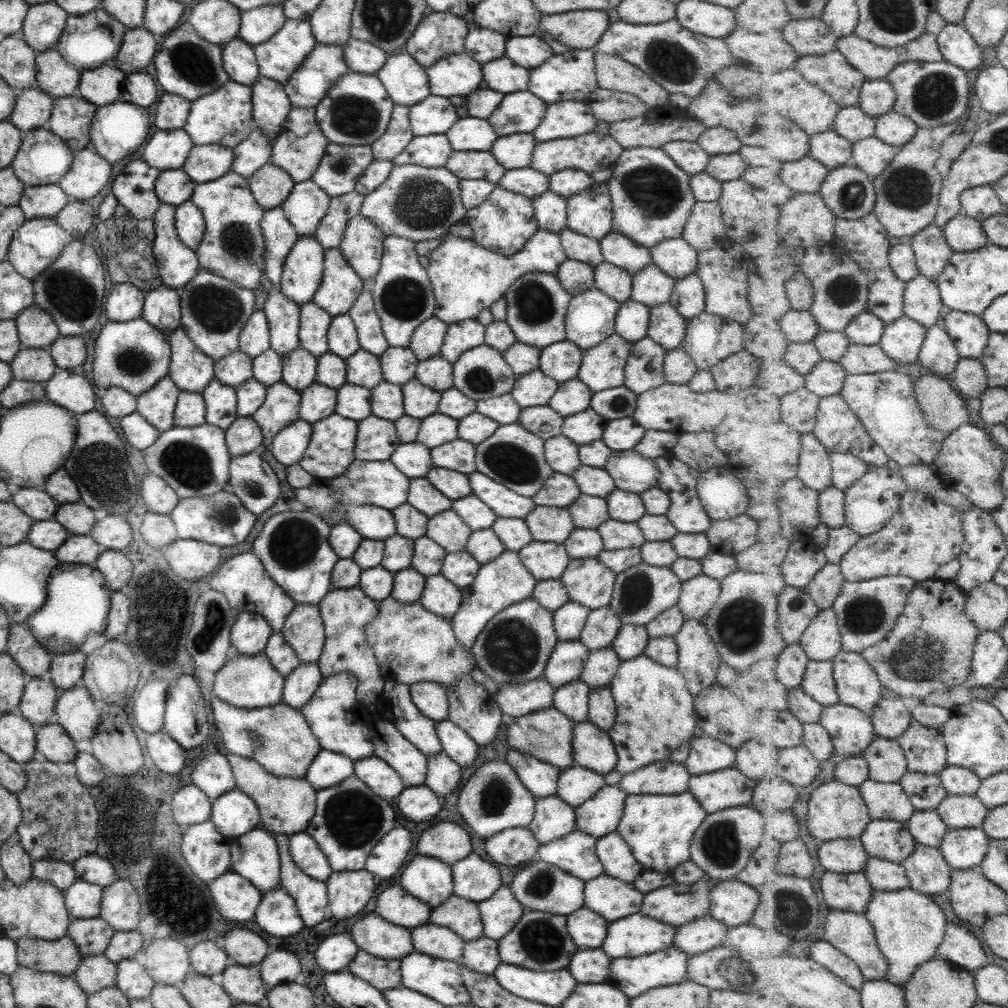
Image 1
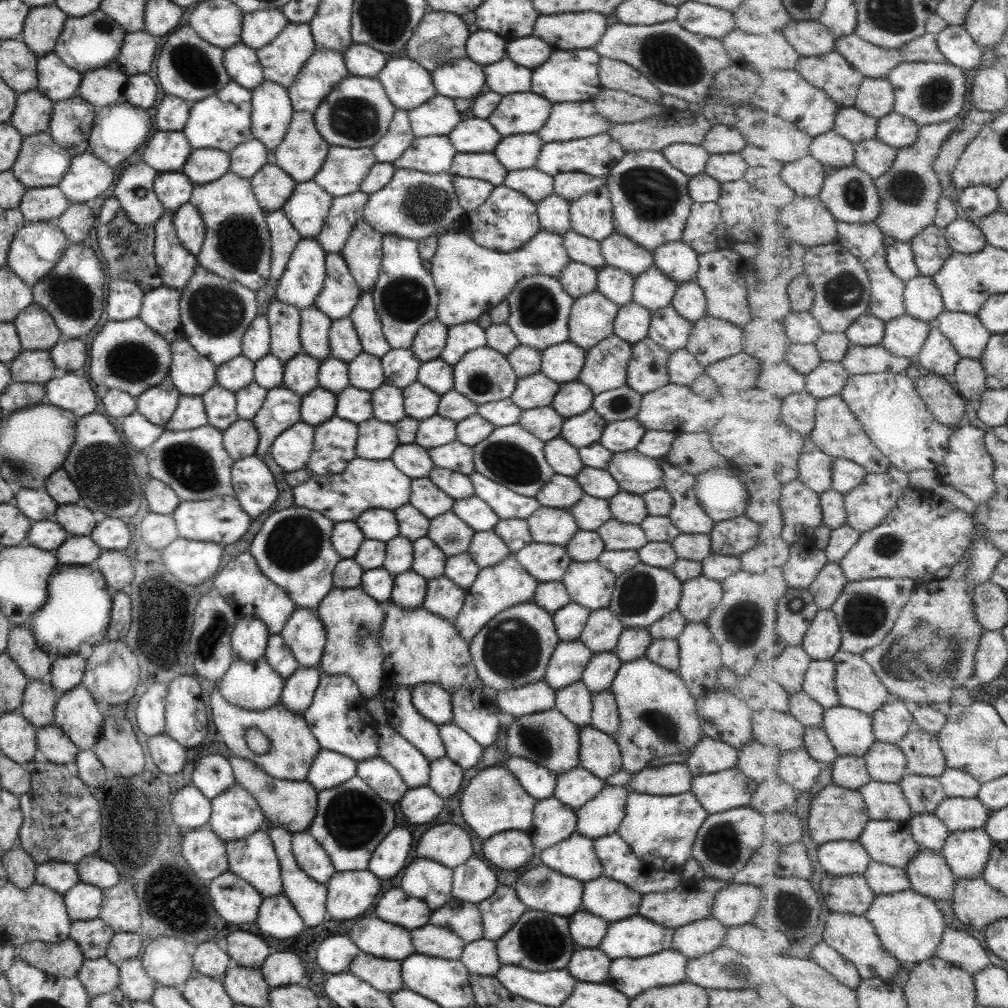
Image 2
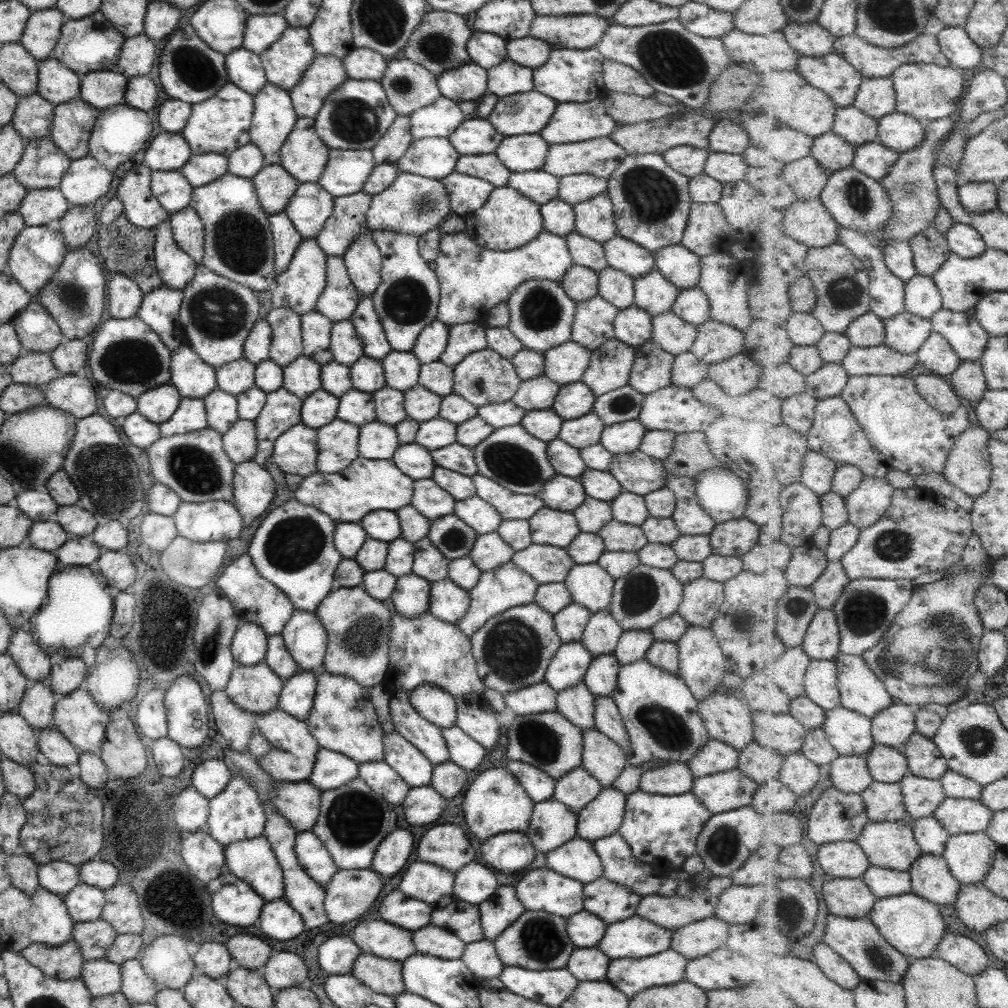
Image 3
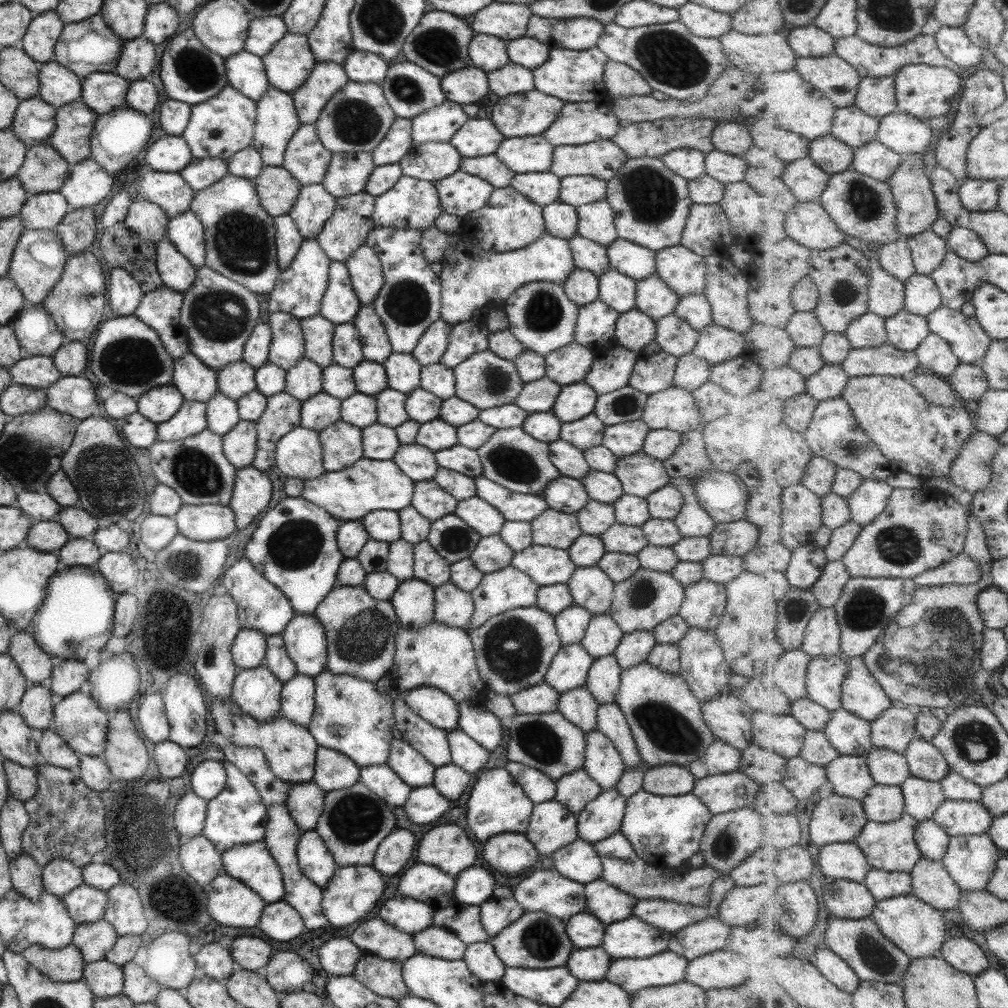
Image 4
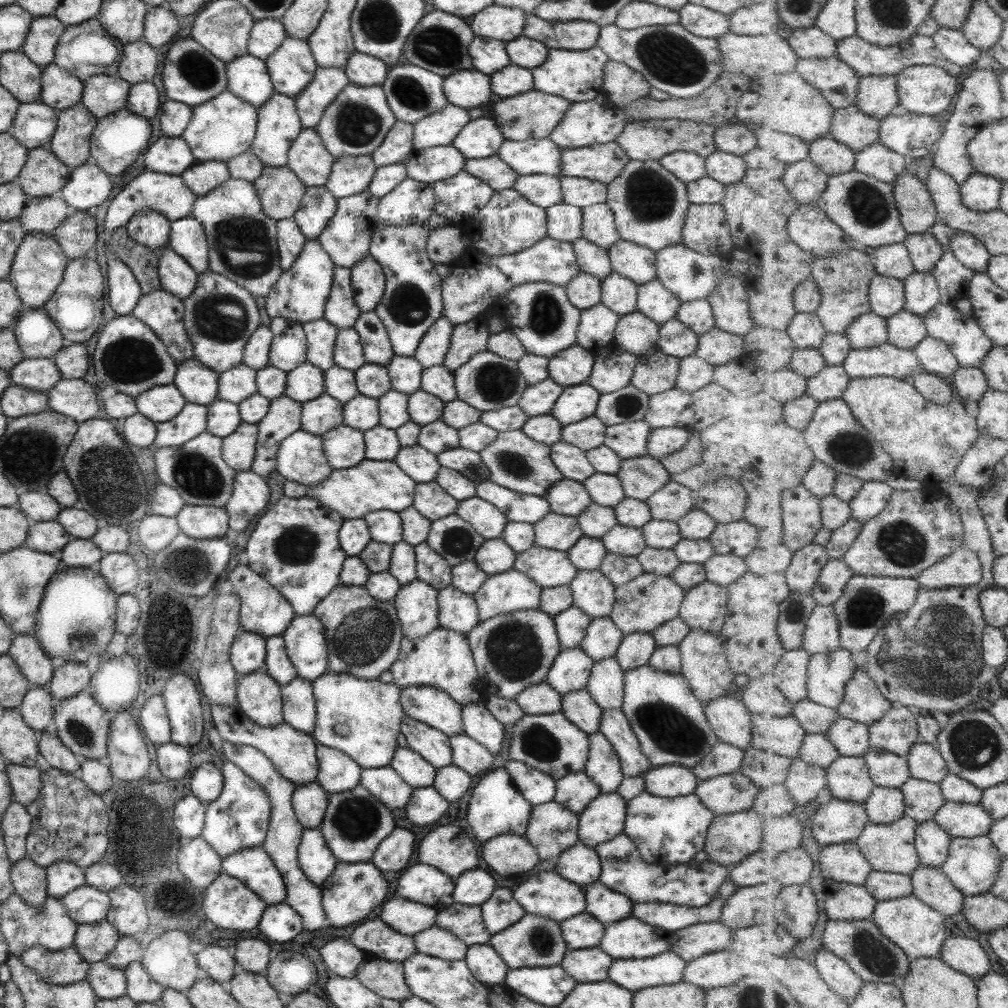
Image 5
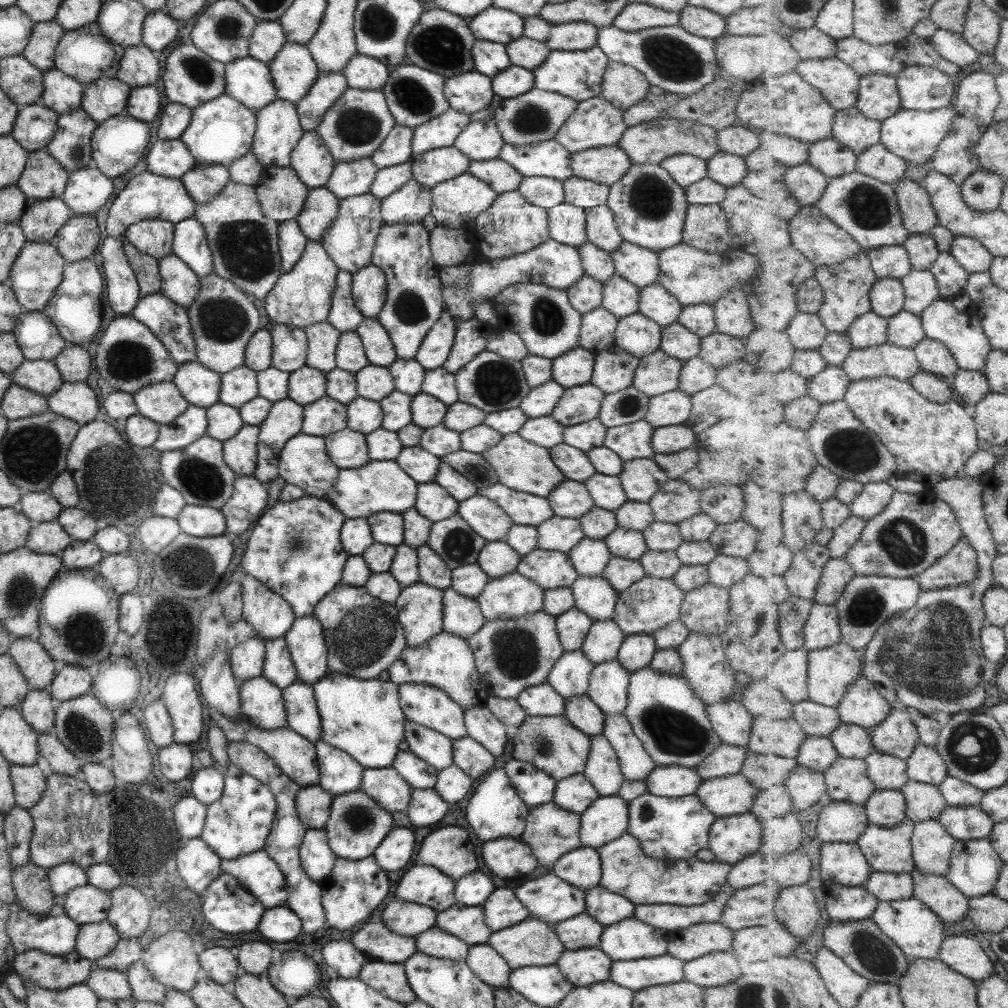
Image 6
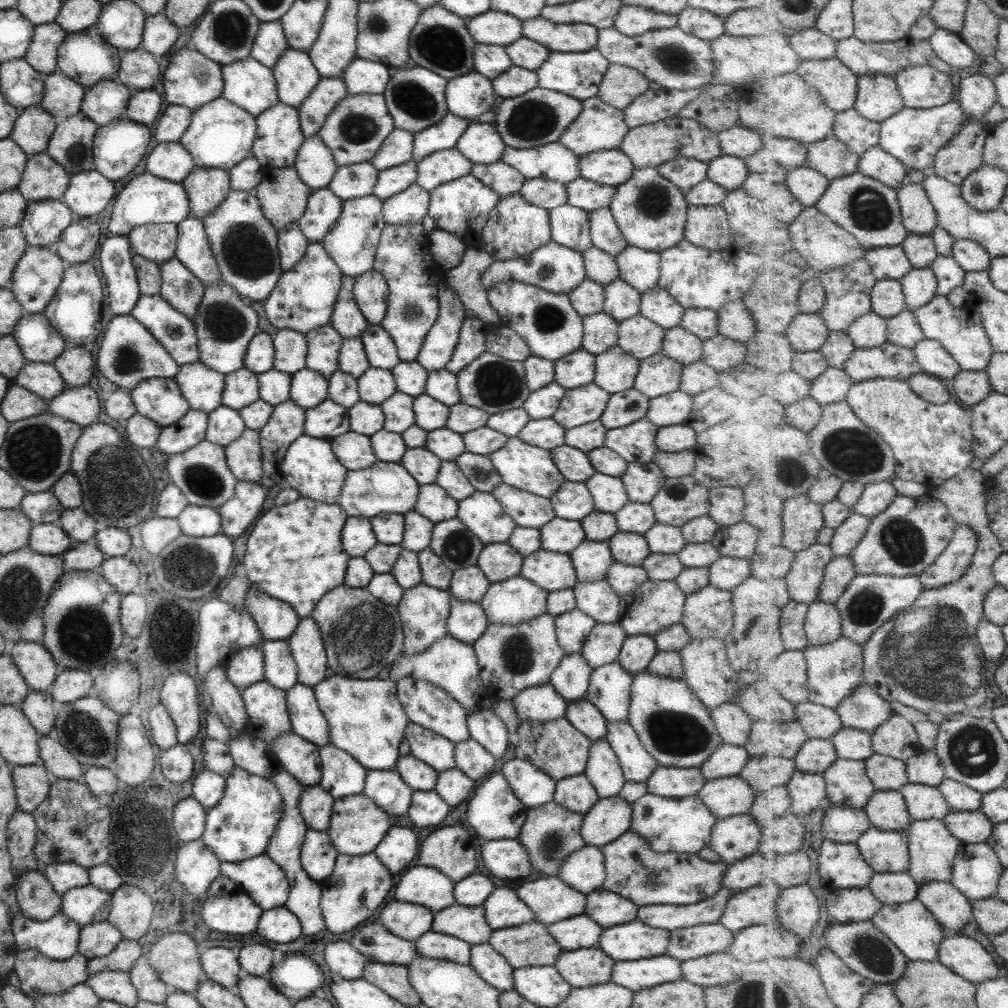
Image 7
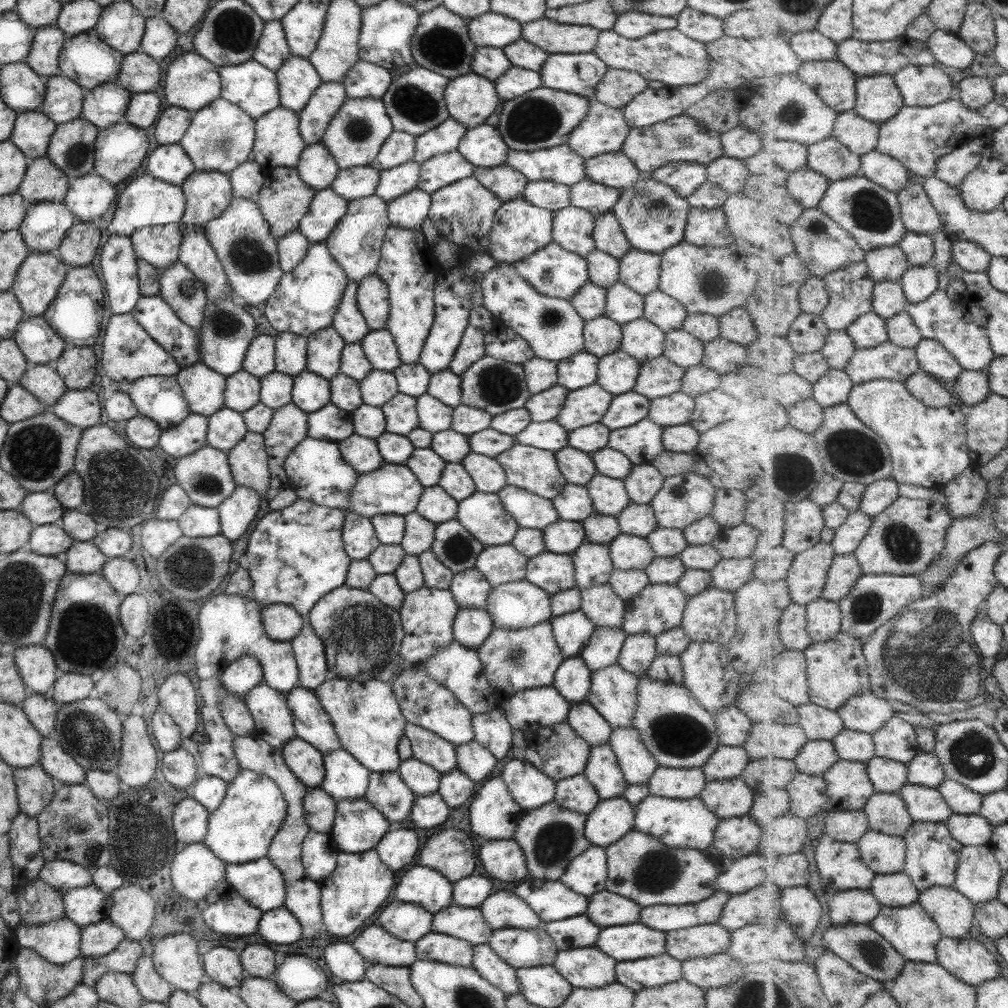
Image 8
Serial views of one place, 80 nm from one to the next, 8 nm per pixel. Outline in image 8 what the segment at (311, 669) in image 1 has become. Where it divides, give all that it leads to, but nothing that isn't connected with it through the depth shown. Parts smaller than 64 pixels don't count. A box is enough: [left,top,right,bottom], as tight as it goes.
[285,686,342,755]

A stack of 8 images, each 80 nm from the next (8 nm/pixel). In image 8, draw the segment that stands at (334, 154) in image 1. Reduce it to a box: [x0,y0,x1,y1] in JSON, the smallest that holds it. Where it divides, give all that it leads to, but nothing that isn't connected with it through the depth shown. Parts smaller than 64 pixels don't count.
[329,166,379,202]

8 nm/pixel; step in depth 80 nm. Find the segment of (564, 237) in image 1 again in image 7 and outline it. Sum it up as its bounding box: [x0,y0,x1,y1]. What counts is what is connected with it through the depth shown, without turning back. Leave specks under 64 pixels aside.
[581,246,618,285]

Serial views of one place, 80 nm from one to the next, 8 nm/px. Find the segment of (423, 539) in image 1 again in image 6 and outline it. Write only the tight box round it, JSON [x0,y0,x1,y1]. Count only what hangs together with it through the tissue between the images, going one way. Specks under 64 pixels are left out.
[416,544,451,590]

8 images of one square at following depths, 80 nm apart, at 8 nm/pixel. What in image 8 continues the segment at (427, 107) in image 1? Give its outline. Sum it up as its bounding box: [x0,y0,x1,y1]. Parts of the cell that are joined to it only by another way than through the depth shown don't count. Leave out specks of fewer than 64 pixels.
[412,117,466,165]

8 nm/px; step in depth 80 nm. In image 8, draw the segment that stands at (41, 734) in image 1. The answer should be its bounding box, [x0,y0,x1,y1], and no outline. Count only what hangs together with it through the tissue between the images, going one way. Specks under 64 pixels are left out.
[37,737,85,785]

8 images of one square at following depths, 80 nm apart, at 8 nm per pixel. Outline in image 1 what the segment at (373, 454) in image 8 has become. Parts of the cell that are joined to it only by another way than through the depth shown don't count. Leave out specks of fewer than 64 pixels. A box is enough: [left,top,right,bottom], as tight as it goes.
[298,413,357,480]

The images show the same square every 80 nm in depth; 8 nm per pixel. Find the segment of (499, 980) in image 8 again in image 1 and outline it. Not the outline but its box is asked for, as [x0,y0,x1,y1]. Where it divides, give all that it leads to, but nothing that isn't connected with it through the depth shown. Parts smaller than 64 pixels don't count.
[459,937,500,975]

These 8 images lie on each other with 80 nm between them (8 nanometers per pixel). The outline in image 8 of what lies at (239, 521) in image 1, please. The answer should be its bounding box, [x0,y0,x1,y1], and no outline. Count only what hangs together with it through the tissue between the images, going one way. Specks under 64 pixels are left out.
[176,503,219,538]

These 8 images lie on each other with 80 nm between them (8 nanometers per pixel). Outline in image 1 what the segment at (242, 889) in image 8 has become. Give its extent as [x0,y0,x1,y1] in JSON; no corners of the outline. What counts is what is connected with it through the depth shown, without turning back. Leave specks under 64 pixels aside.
[229,826,280,894]

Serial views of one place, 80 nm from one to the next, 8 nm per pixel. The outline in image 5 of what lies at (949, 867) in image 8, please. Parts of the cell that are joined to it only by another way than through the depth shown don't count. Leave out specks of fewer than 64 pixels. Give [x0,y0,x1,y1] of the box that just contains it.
[916,819,952,868]

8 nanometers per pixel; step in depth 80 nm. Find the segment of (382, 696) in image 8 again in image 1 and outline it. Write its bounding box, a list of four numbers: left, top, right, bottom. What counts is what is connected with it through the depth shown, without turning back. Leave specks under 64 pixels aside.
[298,672,374,762]

